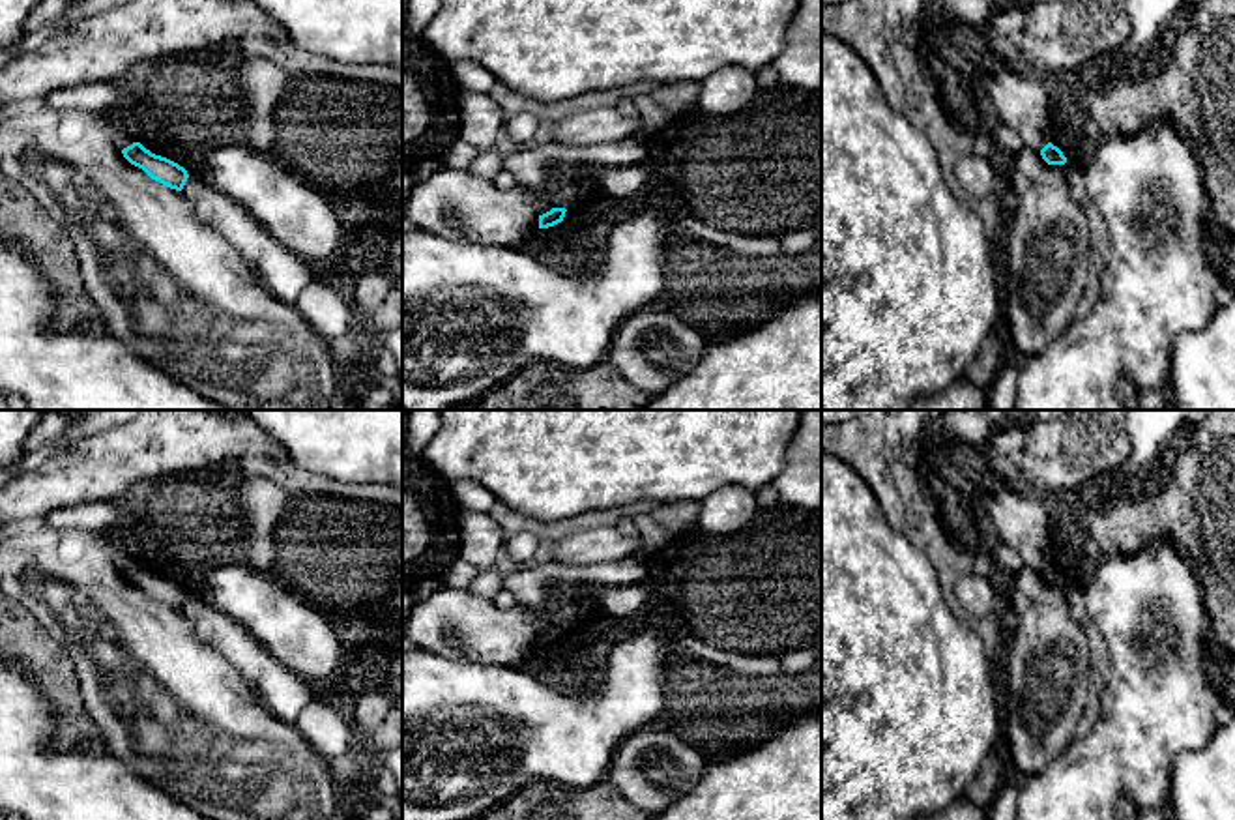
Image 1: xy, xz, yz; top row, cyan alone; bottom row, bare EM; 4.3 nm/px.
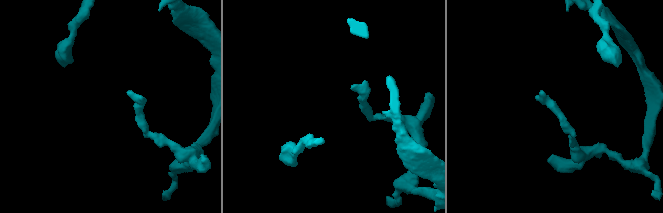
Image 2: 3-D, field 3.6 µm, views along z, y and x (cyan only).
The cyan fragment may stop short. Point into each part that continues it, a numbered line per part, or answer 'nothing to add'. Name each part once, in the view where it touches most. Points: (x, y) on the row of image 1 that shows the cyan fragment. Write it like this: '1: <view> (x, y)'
nothing to add

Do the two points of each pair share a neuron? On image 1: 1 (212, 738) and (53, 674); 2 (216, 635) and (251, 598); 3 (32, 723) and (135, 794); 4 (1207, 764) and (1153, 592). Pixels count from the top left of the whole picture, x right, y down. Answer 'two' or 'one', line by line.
1: two
2: two
3: one
4: two

